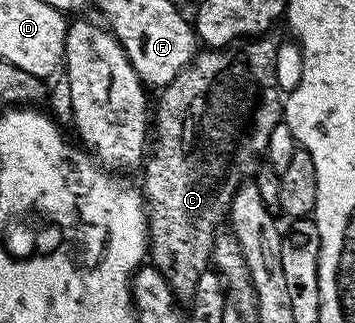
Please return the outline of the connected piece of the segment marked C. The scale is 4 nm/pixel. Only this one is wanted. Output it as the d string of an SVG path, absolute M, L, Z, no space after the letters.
M260 36L254 40L240 40L230 46L203 48L196 53L195 59L187 63L187 67L175 77L168 86L158 91L159 103L153 106L153 141L145 158L143 170L143 186L141 193L145 199L147 212L147 237L149 239L149 262L156 266L167 277L167 283L175 291L176 299L189 300L193 296L193 288L197 288L197 279L201 272L211 266L211 252L215 243L215 235L220 233L222 224L228 217L231 201L240 186L255 174L261 159L267 153L269 136L273 136L273 128L281 125L283 118L284 95L279 95L279 74L275 71L275 57L279 54L279 42L272 36Z

